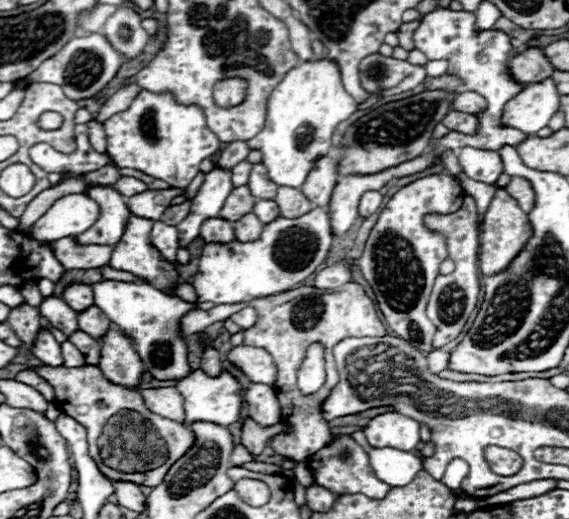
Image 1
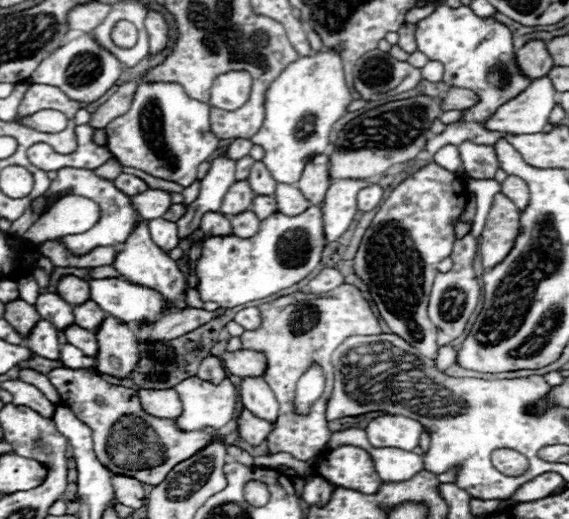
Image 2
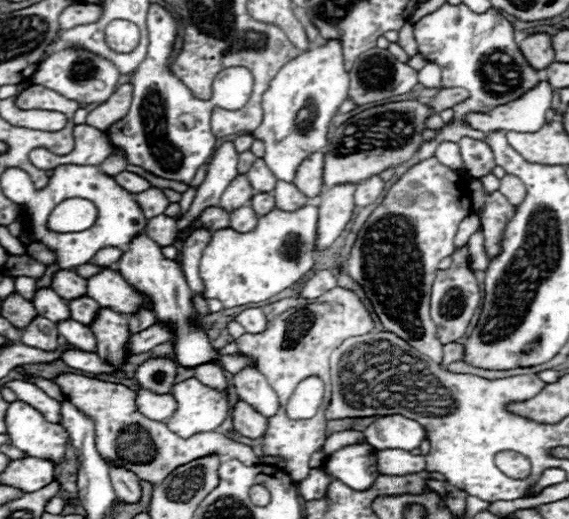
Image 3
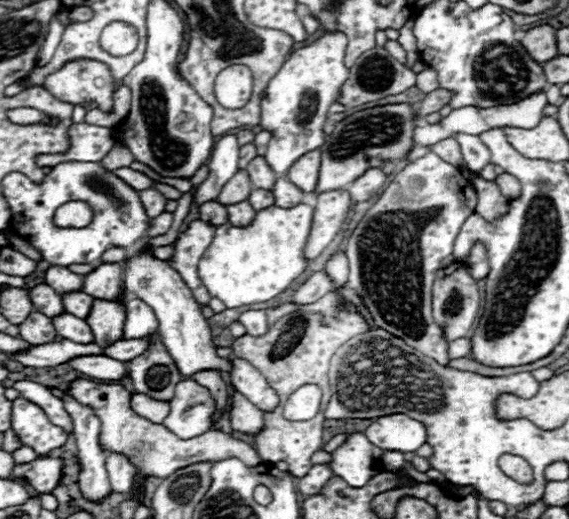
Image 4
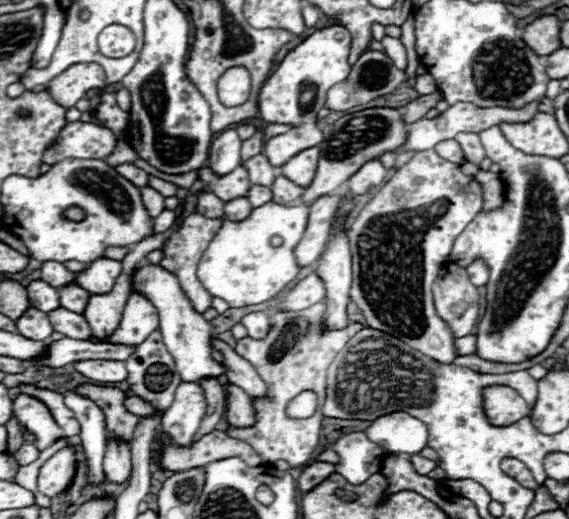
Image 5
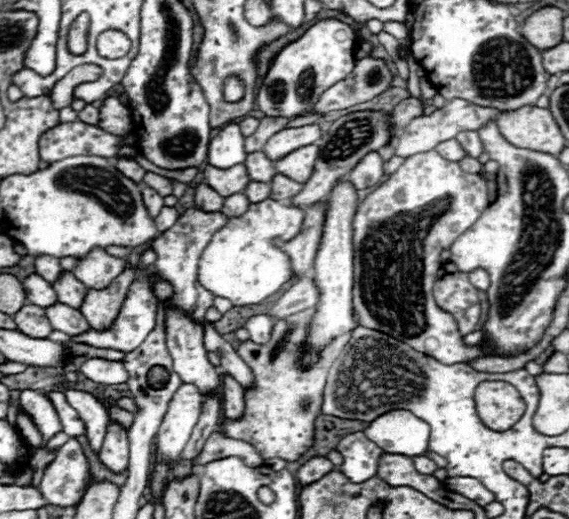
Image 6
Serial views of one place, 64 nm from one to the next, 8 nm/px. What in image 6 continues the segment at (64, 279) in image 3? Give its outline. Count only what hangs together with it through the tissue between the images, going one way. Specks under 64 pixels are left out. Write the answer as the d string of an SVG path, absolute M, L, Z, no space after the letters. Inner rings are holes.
M40 256L36 258L36 272L50 284L54 284L58 280L58 276L64 272L58 258L52 256Z

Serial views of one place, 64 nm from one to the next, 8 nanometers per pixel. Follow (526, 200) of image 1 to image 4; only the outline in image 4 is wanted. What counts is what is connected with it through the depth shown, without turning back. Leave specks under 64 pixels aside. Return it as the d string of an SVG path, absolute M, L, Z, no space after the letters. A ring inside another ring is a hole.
M510 174L498 176L498 186L500 186L500 192L502 192L508 200L516 200L516 198L520 196L520 192L522 192L520 182L518 182L514 176L510 176Z

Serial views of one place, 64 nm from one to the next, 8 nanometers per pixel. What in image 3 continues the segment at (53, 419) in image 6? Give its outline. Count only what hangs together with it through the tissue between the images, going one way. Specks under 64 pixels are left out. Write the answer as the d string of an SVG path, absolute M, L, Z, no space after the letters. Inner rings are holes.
M12 402L6 410L6 434L10 442L26 456L52 460L60 466L64 460L68 436L62 426L48 422L30 404Z

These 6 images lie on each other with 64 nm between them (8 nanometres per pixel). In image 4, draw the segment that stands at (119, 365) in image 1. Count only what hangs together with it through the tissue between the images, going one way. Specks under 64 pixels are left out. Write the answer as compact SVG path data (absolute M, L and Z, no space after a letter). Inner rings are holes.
M96 300L94 308L90 310L90 316L86 320L88 320L94 340L100 348L108 348L114 342L122 340L122 336L124 336L124 320L126 320L124 304Z

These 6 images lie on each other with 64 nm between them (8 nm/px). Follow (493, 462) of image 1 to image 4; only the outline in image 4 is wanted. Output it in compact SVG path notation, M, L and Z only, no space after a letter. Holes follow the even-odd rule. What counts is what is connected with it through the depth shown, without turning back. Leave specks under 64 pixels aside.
M502 454L498 458L498 466L500 466L502 472L506 472L506 476L518 478L522 484L528 484L532 480L530 464L524 458L516 456L516 454Z

